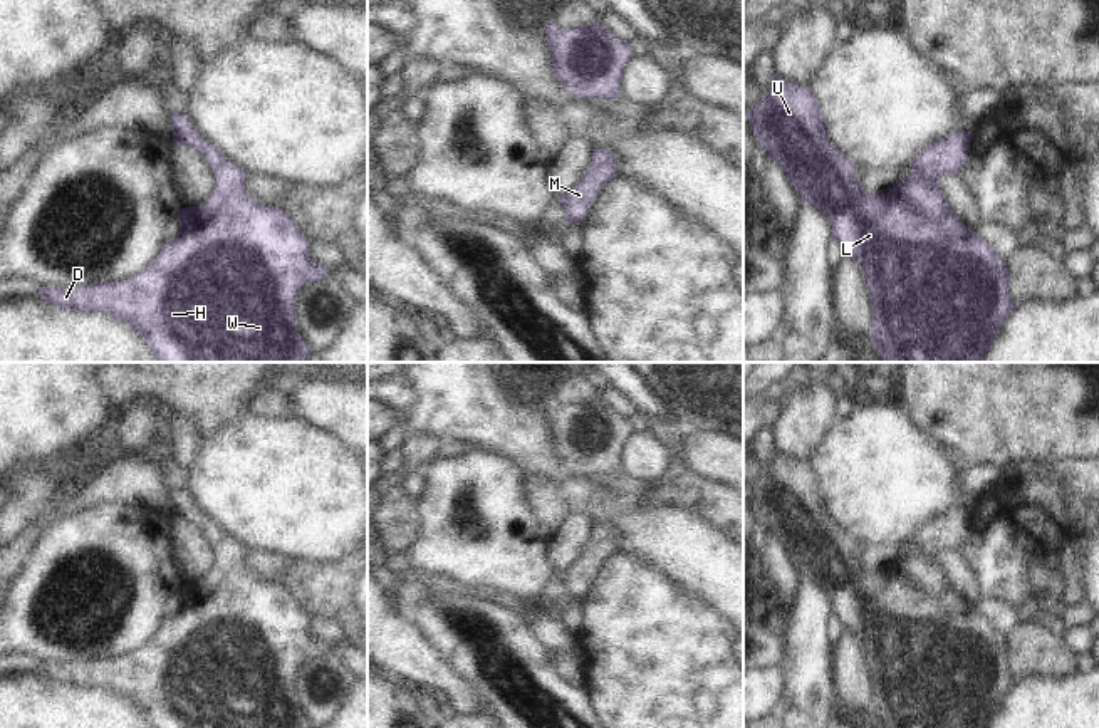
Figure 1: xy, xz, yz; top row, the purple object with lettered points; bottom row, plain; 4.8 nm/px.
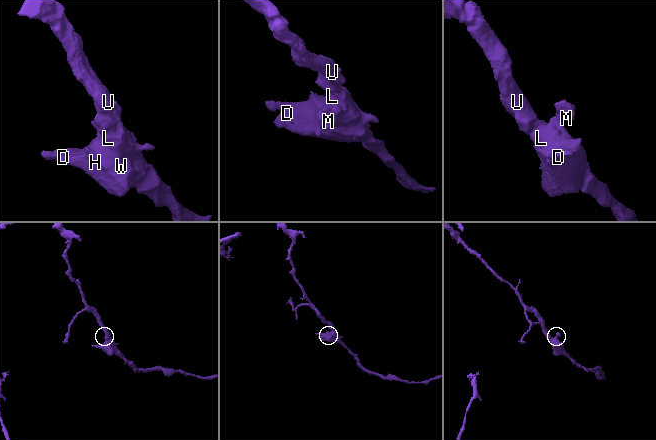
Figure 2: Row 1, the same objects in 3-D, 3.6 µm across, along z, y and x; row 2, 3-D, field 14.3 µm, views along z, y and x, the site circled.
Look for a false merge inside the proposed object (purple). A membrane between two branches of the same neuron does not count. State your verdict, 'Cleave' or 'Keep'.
Keep.

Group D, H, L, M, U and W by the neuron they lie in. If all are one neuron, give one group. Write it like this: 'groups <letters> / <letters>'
groups D H L M U W

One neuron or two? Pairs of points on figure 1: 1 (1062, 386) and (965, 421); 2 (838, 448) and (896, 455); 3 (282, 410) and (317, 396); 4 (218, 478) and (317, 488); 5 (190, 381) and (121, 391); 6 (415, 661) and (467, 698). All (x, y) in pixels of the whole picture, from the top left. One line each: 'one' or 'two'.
1: one
2: one
3: two
4: one
5: one
6: one

